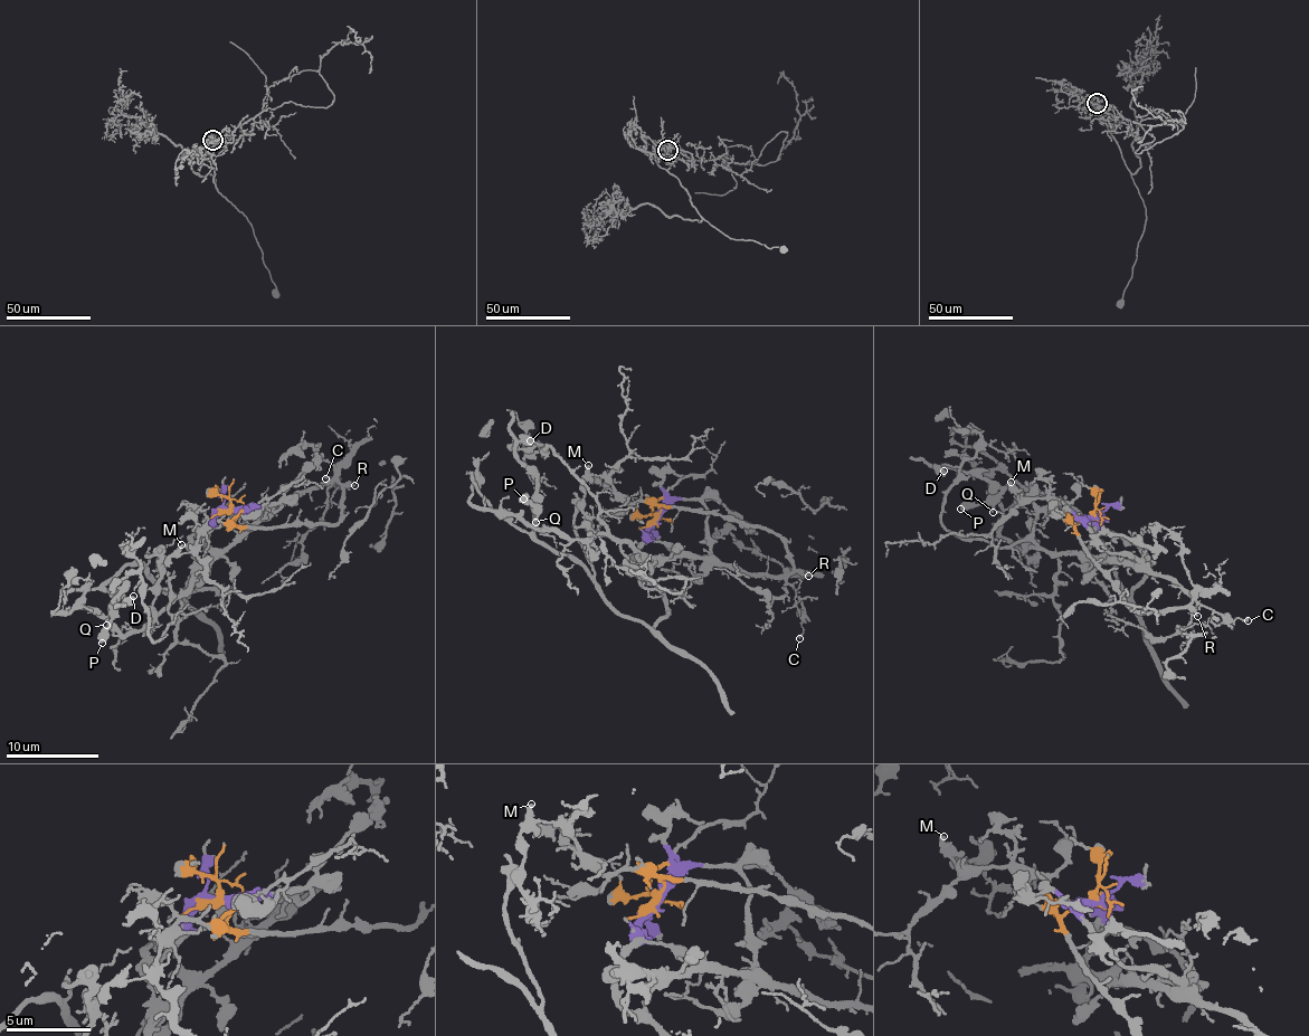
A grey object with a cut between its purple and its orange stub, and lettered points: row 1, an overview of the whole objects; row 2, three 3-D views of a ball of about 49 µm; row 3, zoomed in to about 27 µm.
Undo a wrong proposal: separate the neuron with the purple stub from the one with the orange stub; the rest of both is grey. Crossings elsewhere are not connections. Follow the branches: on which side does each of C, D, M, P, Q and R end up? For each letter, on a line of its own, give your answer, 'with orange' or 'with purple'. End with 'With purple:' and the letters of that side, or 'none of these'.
C: with orange
D: with purple
M: with purple
P: with purple
Q: with purple
R: with orange
With purple: D, M, P, Q

